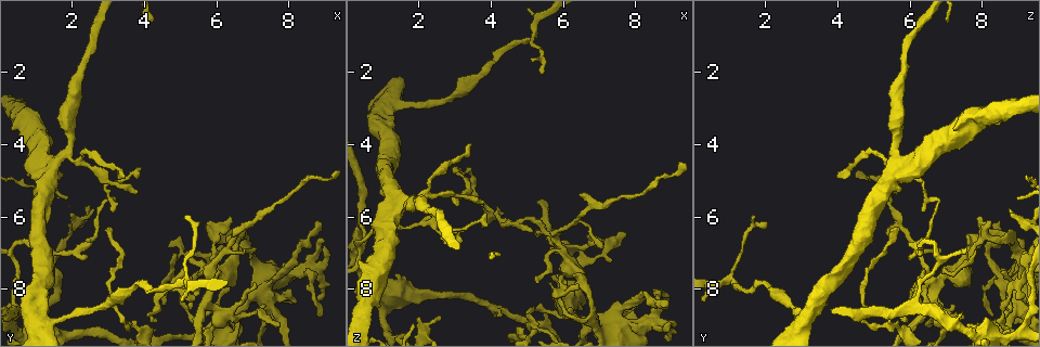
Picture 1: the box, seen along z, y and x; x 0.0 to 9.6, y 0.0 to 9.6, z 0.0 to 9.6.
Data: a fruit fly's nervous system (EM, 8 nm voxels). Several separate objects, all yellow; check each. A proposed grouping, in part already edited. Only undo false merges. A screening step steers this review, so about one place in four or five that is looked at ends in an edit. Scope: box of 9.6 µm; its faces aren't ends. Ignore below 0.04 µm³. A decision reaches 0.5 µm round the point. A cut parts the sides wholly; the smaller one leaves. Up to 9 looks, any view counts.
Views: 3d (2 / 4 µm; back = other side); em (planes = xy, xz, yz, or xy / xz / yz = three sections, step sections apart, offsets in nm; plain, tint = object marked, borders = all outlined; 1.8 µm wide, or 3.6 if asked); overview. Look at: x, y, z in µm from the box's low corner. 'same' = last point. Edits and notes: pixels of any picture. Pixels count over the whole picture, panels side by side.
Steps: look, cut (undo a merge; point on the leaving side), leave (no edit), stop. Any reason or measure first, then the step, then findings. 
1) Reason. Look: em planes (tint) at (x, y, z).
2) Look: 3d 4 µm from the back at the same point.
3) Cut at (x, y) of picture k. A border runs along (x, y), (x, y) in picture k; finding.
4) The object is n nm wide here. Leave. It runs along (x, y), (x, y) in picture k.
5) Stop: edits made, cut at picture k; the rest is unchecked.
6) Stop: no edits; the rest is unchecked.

Abrupt turn. Look: 3d 4 µm at (5.75, 7.90, 6.60).

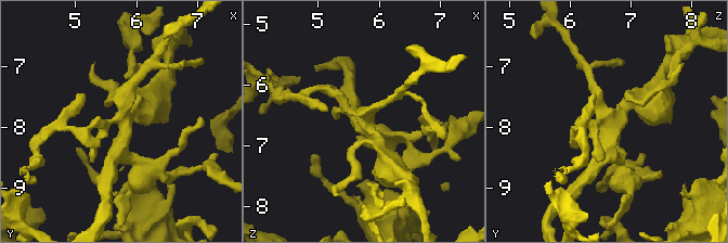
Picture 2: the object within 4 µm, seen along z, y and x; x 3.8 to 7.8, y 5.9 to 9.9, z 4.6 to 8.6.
Look: em planes (plain) at (5.80, 7.85, 6.65).

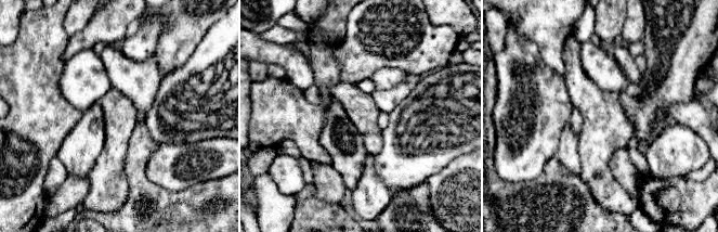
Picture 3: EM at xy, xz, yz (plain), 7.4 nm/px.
With the object marked. Look: em planes (tint) at the same point.

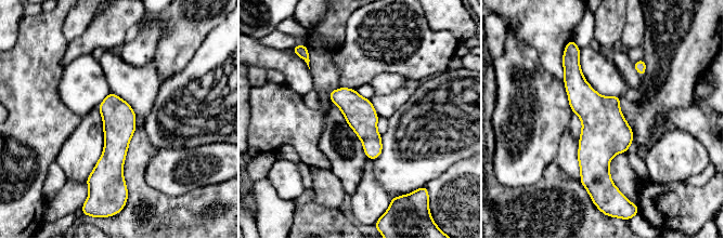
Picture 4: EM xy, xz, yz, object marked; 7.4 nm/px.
Leave. All the same neuron.

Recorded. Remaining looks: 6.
A fork. Look: em 3.6 µm planes (tint) at (4.05, 9.05, 5.95).

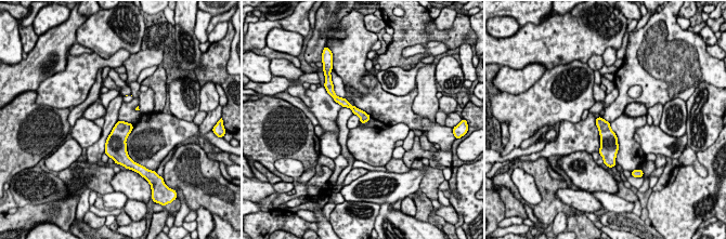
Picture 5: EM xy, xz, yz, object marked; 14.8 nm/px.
Leave. All the same neuron.

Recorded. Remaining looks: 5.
Sharp bend. Look: em 3.6 µm planes (tint) at (7.25, 7.95, 9.15).

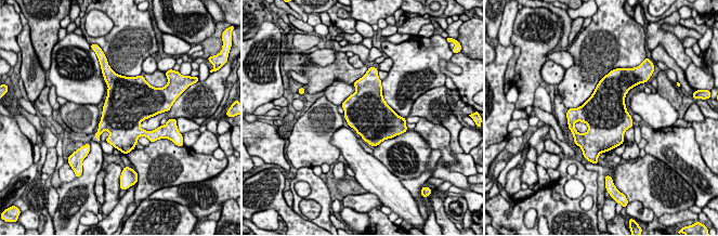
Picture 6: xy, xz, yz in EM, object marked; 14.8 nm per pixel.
Leave. Continuous, no second neuron.

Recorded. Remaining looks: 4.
Abrupt turn. Look: 3d 2 µm at (1.50, 4.75, 5.50).

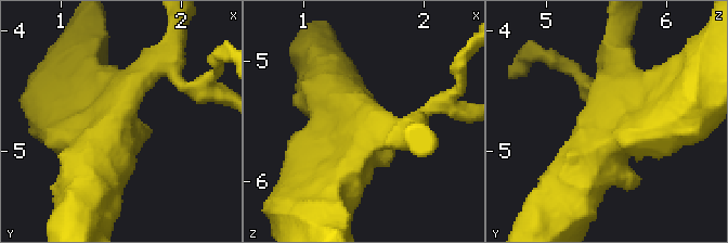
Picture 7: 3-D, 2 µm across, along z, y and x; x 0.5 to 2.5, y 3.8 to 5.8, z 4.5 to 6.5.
3 arms meet here; the arms are 220, 460, 480 nm wide. Look: em yz step 16 (plain) at (1.48, 4.68, 5.56).

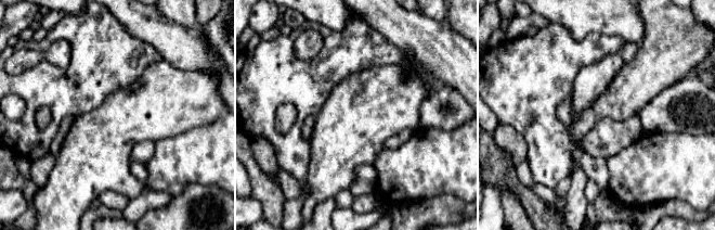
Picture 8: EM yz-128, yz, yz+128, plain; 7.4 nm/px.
Look: em yz step 16 (tint) at the same point.

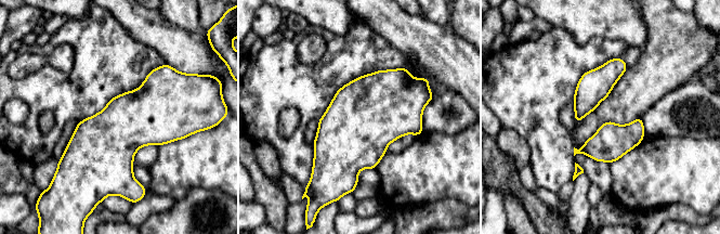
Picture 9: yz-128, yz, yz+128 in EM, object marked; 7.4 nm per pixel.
Leave. One neuron here.

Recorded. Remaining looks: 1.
Stop: no edits; the rest is unchecked.

